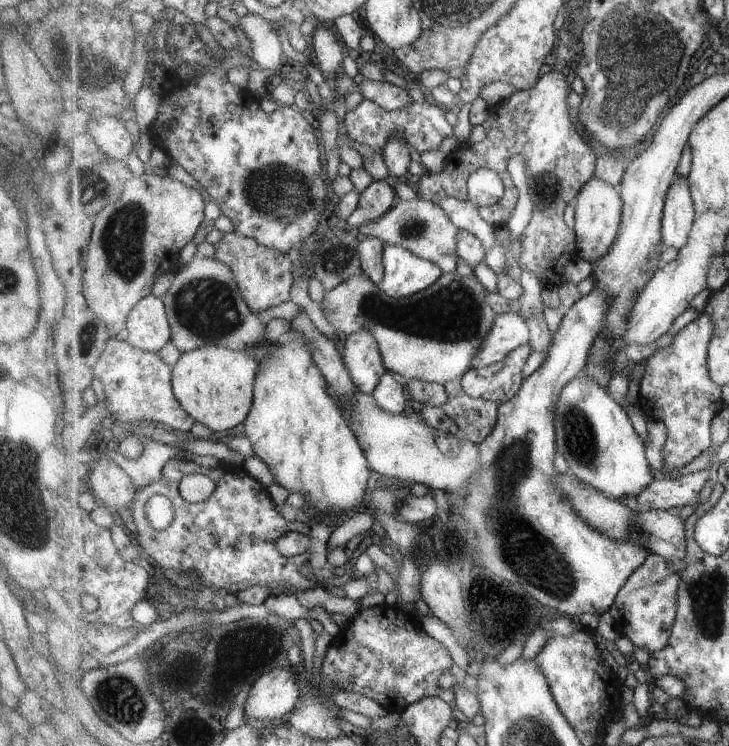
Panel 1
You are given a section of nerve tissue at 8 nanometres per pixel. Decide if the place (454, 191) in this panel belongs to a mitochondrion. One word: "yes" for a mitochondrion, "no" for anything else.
no

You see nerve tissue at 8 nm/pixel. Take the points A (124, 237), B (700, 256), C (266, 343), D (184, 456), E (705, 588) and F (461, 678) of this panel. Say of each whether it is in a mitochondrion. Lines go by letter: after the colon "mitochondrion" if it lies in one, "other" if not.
A: mitochondrion
B: other
C: other
D: other
E: mitochondrion
F: other

